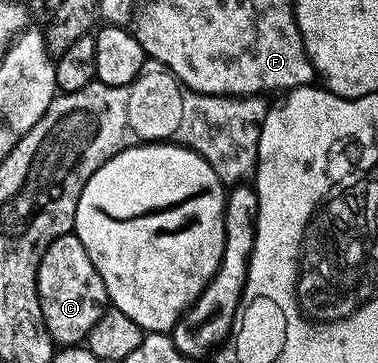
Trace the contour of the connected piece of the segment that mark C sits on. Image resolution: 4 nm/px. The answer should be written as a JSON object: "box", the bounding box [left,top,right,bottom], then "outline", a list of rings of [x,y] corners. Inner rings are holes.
{"box":[37,233,110,347],"outline":[[[68,233],[51,243],[39,263],[37,294],[49,337],[61,347],[77,347],[88,338],[91,327],[110,308],[107,287],[95,271],[95,263],[87,255],[76,233]]]}

